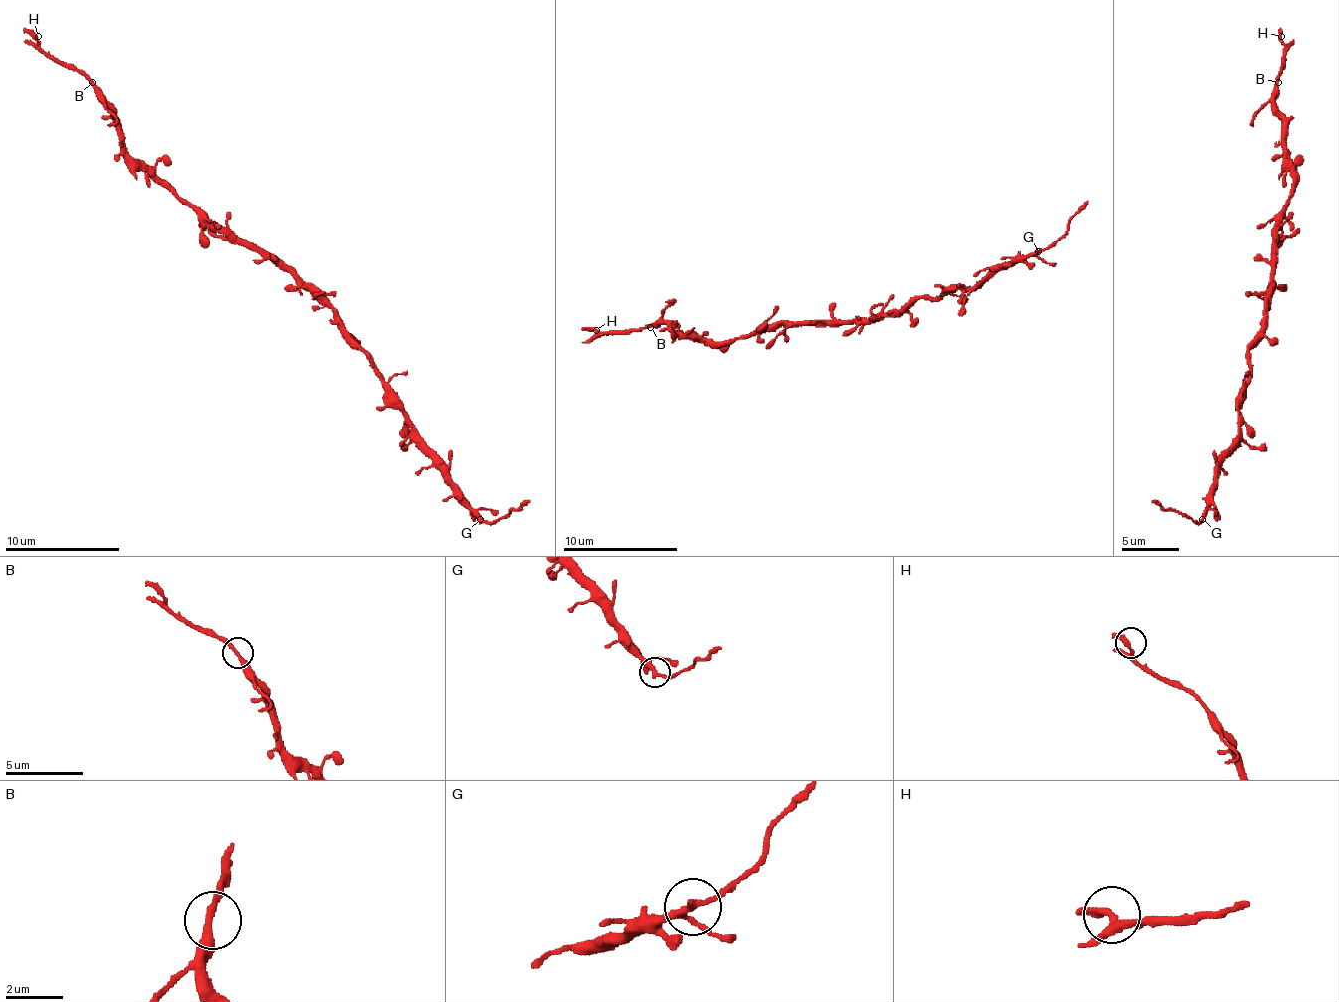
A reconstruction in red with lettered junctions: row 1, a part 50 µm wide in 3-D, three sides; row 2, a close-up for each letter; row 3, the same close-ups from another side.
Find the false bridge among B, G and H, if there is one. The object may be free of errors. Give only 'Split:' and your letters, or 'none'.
Split: G

